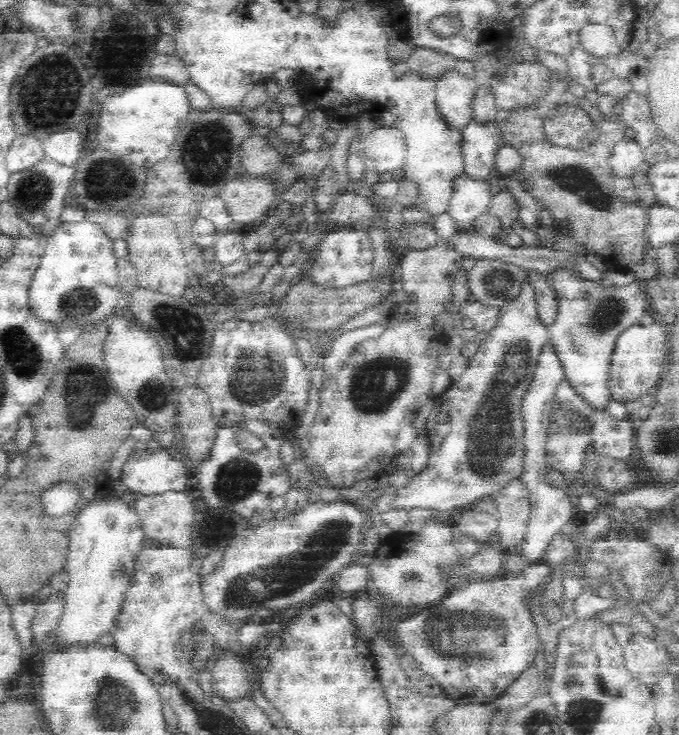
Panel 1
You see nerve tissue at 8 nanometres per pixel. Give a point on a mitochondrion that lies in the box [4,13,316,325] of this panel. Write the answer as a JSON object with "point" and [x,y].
{"point":[48,93]}

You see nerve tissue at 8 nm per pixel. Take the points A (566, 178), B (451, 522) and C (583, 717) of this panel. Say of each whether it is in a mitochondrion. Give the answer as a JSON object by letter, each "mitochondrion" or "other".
{"A":"mitochondrion","B":"other","C":"mitochondrion"}

